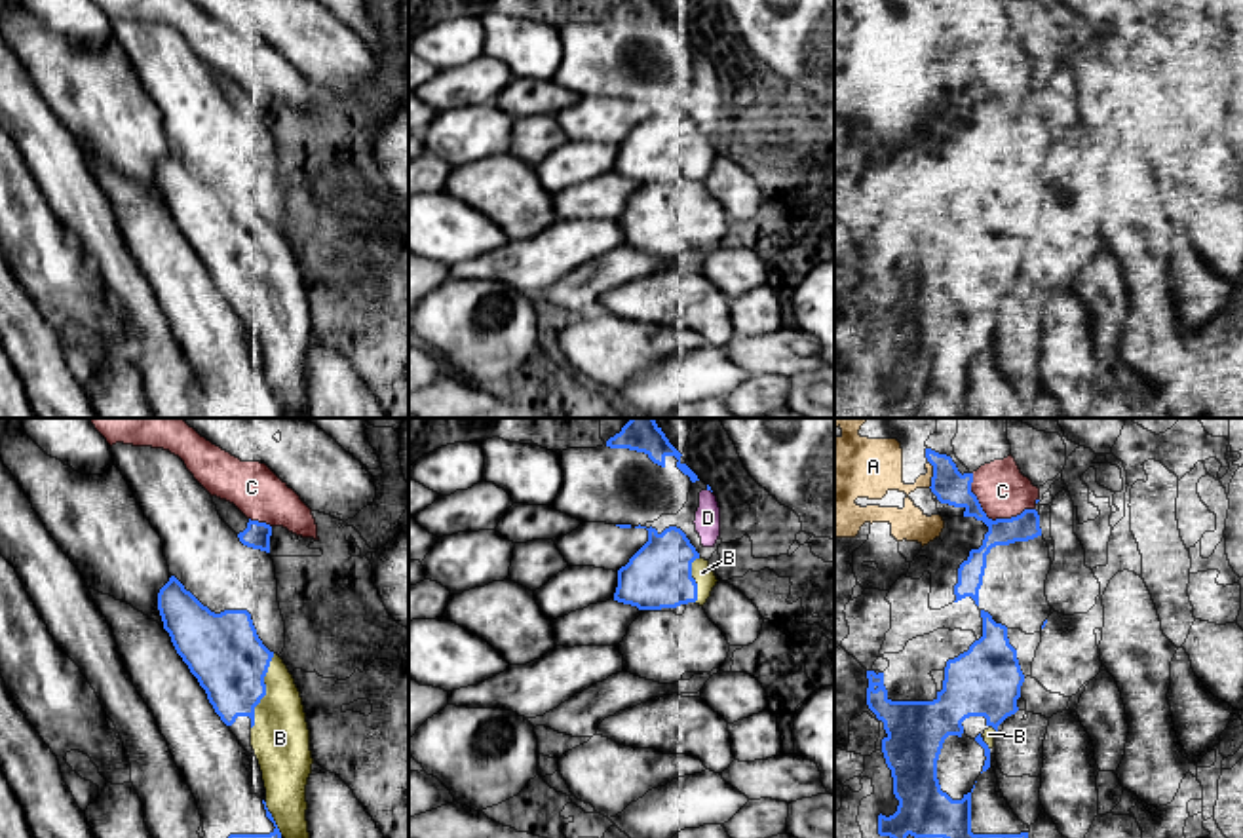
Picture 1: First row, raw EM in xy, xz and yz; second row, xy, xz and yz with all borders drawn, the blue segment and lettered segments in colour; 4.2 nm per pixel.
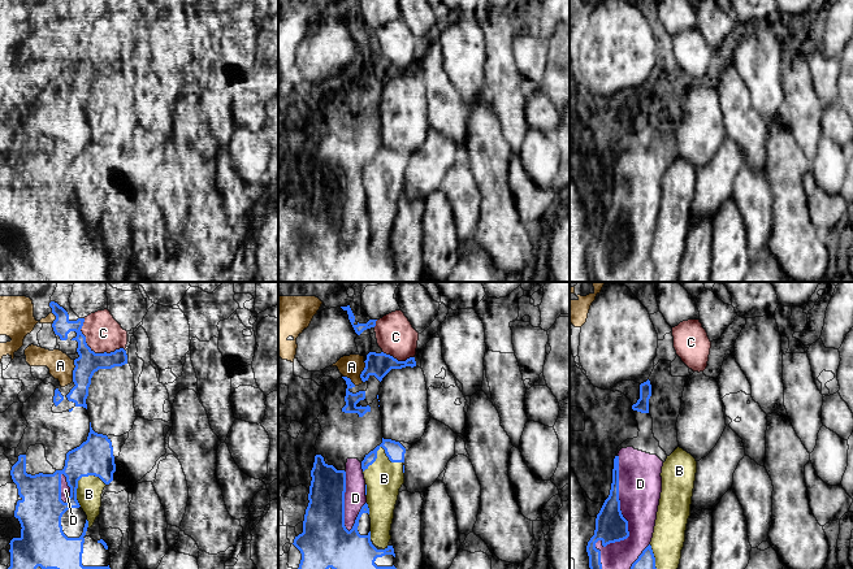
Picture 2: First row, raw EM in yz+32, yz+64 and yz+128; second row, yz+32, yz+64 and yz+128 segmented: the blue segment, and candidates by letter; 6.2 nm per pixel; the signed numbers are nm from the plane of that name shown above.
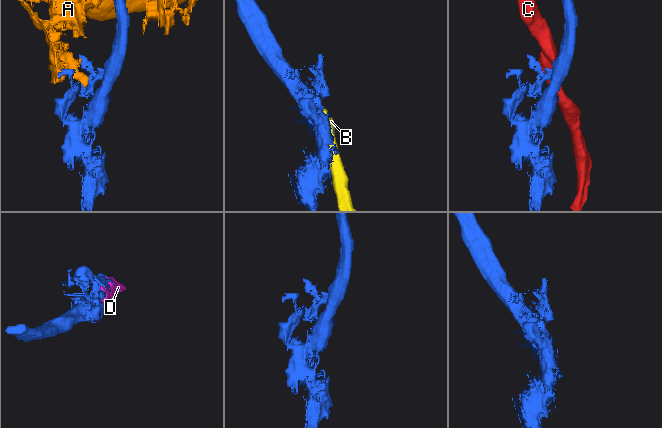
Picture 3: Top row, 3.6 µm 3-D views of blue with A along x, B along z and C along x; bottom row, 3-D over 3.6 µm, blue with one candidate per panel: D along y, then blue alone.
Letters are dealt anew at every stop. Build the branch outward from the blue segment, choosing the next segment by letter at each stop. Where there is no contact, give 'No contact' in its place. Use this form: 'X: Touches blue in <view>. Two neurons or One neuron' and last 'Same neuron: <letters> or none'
A: Touches blue in yz. Two neurons
B: Touches blue in xy. One neuron
C: Touches blue in yz. Two neurons
D: Touches blue in xz. Two neurons
Same neuron: B

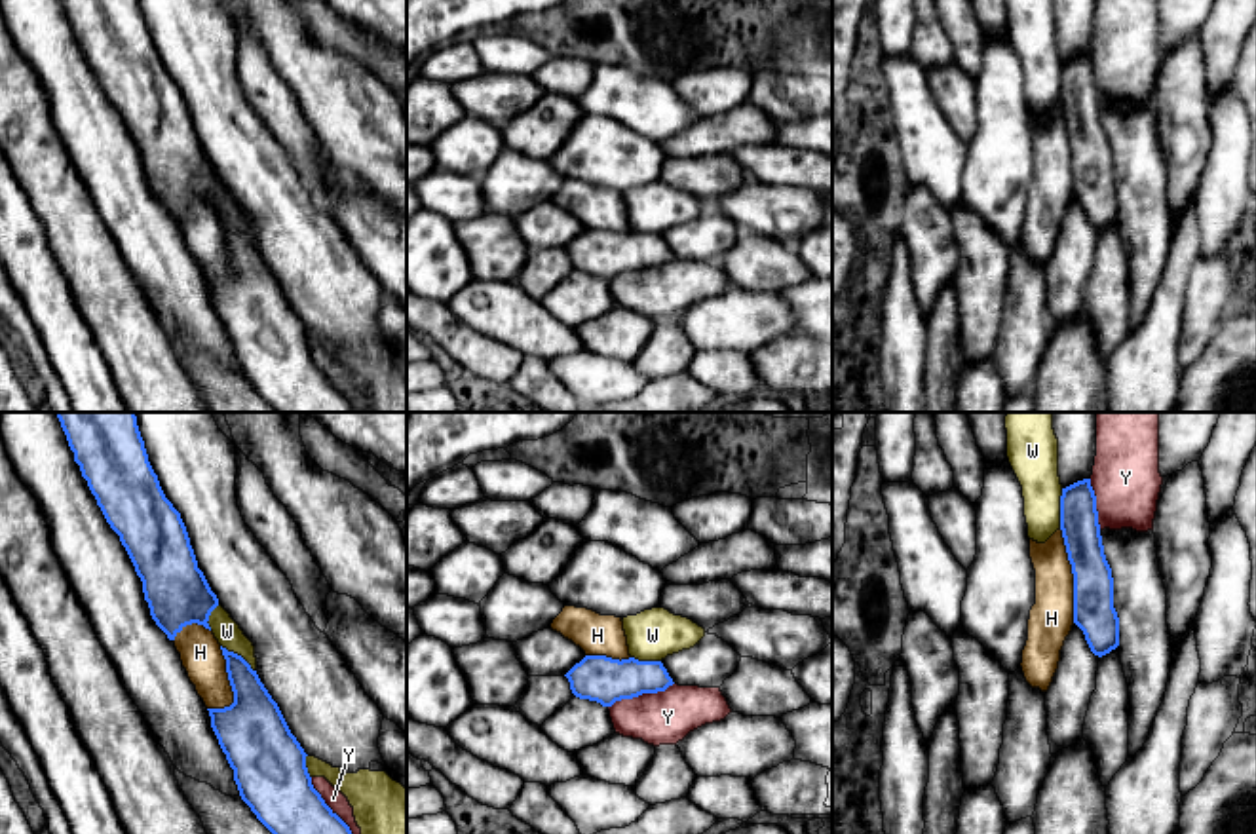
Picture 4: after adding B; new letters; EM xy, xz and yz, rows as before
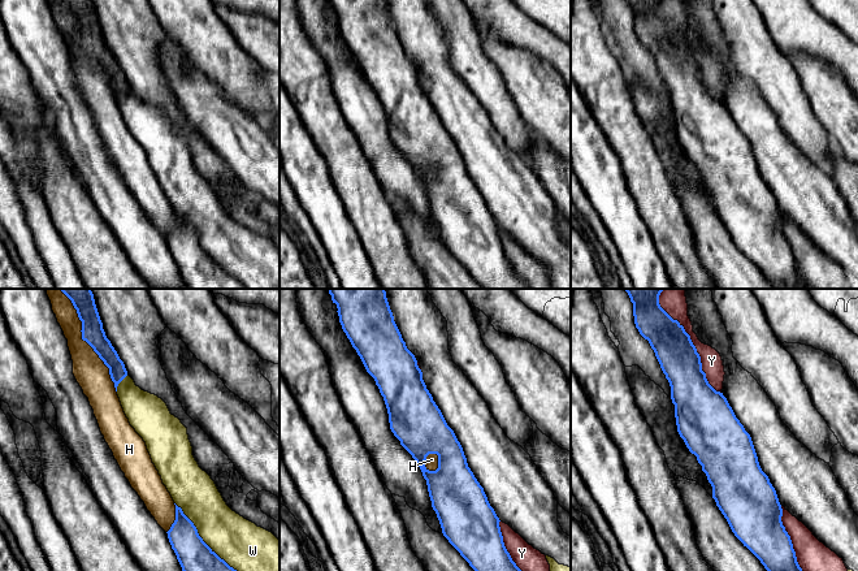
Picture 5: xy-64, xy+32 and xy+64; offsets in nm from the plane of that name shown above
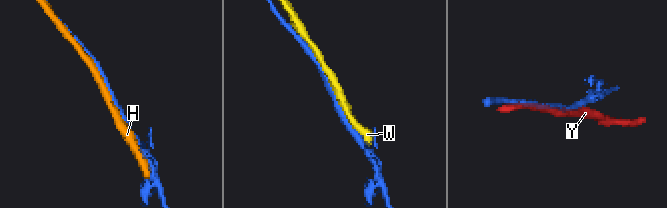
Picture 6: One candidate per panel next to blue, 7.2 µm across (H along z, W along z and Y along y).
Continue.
H: Touches blue in yz. Two neurons
W: Touches blue in yz. Two neurons
Y: Touches blue in xz. Two neurons
Same neuron: none

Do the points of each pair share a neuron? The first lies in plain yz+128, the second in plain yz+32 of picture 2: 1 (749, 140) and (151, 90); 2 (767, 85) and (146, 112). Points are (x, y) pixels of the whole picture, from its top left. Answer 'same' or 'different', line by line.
1: same
2: different

